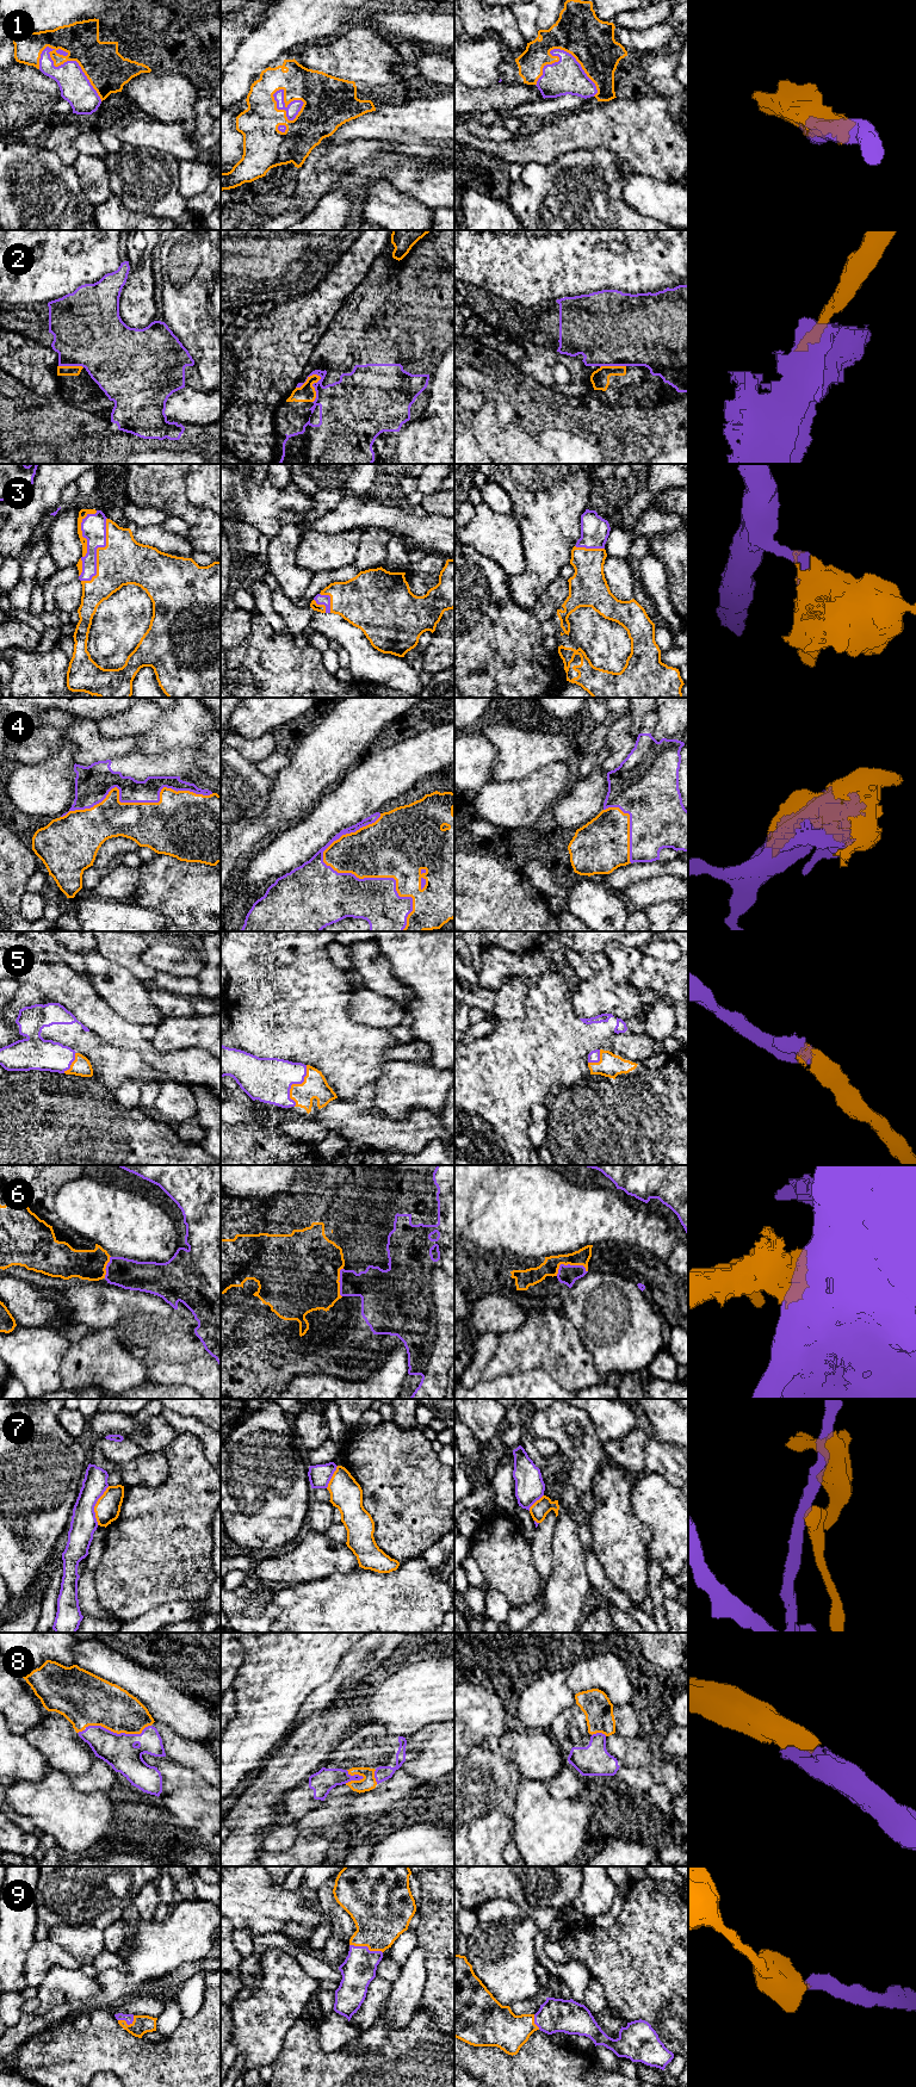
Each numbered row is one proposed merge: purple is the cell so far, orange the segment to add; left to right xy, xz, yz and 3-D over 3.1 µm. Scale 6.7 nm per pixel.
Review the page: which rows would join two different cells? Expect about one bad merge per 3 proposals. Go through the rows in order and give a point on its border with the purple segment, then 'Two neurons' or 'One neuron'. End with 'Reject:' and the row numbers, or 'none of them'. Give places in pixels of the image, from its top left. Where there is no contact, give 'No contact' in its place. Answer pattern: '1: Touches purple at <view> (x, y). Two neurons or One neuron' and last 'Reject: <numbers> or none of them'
1: Touches purple at xy (72, 61). One neuron
2: Touches purple at xz (314, 386). Two neurons
3: Touches purple at xy (96, 551). One neuron
4: Touches purple at xz (354, 875). One neuron
5: Touches purple at xz (295, 1083). One neuron
6: Touches purple at yz (569, 1264). Two neurons
7: Touches purple at xy (94, 1505). Two neurons
8: Touches purple at xy (116, 1733). One neuron
9: Touches purple at xz (366, 1946). One neuron
Reject: 2, 6, 7

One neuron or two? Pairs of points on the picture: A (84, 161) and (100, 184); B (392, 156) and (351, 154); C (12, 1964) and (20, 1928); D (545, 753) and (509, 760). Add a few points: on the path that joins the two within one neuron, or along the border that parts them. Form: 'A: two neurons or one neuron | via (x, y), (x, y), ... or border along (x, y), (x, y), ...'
A: one neuron | via (87, 167), (94, 178)
B: one neuron | via (382, 154), (361, 154)
C: one neuron | via (12, 1956), (12, 1937)
D: one neuron | via (537, 753), (521, 753), (518, 756)

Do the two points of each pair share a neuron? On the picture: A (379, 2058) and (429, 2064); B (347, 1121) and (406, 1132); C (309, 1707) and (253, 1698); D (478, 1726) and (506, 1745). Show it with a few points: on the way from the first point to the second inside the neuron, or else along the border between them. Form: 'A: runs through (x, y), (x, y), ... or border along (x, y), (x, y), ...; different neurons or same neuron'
A: runs through (391, 2064), (418, 2064); same neuron
B: runs through (361, 1128), (391, 1132); same neuron
C: border along (320, 1685), (305, 1698), (290, 1732); different neurons
D: border along (507, 1729), (491, 1738); different neurons

